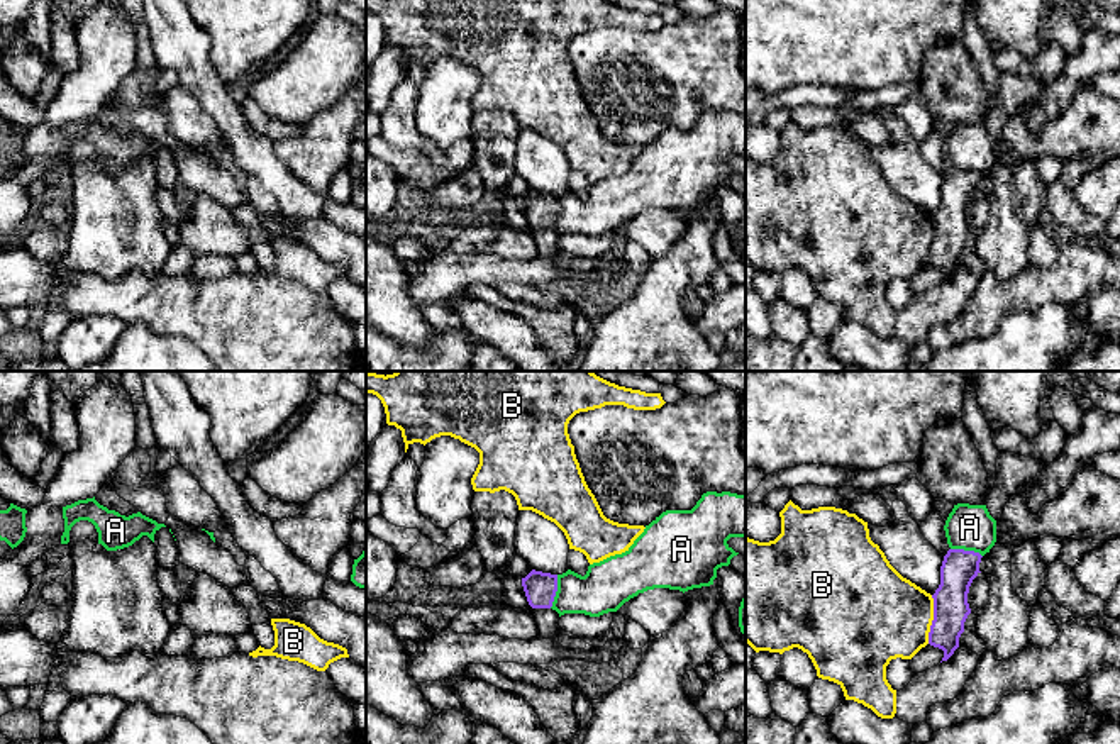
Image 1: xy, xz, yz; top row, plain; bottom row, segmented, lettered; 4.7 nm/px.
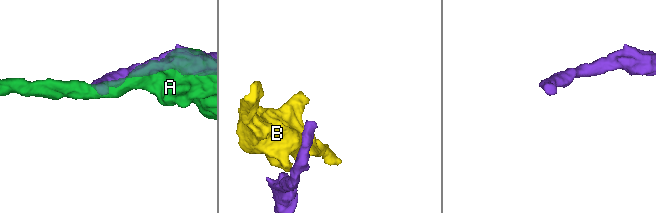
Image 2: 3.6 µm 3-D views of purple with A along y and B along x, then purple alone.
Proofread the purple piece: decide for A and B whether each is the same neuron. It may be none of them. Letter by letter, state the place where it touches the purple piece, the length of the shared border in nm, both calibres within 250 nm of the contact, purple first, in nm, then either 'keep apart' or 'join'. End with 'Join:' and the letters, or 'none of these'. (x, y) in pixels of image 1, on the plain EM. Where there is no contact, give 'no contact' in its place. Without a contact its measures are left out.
A: meets purple in xz at (556, 210); contact 170 nm long; 150 nm thick on the purple side, 240 nm on the other; keep apart
B: meets purple in yz at (934, 239); contact 240 nm long; 170 nm thick on the purple side, 420 nm on the other; keep apart
Join: none of these

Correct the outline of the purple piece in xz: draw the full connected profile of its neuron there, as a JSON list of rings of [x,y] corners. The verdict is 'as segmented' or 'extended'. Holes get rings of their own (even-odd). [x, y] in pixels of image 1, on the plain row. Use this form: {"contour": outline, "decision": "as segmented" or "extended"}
{"contour": [[[532,190],[525,198],[522,198],[522,207],[527,222],[532,227],[539,256],[544,259],[559,258],[559,234],[551,229],[557,212],[557,195]]], "decision": "extended"}

